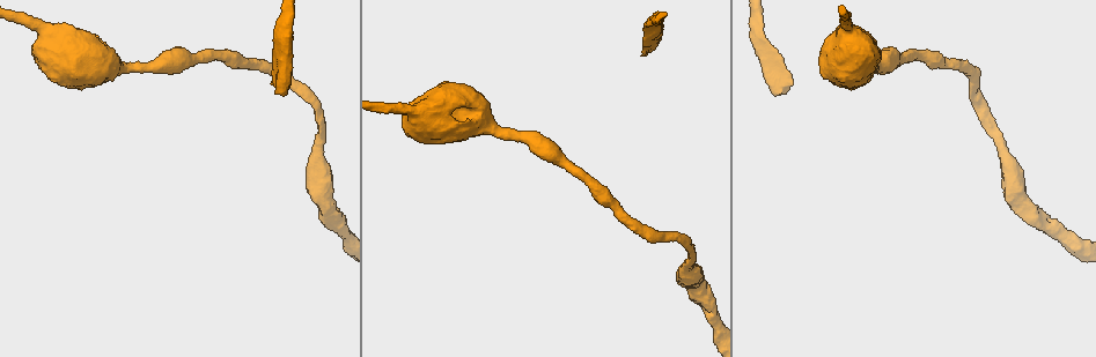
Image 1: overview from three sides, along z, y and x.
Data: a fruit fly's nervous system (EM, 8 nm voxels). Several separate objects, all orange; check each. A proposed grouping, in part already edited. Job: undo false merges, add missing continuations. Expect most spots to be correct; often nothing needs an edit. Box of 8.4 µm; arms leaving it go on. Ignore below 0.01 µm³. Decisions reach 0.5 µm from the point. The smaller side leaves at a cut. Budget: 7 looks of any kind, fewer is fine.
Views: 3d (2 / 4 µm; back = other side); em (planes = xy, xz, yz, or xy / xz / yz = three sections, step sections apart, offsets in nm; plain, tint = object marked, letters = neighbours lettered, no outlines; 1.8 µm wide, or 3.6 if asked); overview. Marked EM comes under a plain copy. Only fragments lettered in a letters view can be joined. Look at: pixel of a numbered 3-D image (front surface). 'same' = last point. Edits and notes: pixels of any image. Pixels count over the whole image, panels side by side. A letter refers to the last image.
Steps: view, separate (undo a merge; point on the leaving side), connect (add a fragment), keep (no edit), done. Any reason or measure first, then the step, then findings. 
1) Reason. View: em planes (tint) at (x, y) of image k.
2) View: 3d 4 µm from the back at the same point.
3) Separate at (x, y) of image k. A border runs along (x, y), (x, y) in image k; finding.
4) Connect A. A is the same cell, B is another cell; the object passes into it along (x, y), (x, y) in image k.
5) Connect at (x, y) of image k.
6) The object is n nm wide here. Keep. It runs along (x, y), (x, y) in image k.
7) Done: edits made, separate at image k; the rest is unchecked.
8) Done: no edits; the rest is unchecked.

Sudden change in width. View: em xz step 8 (tint) at (518, 138) of image 1.

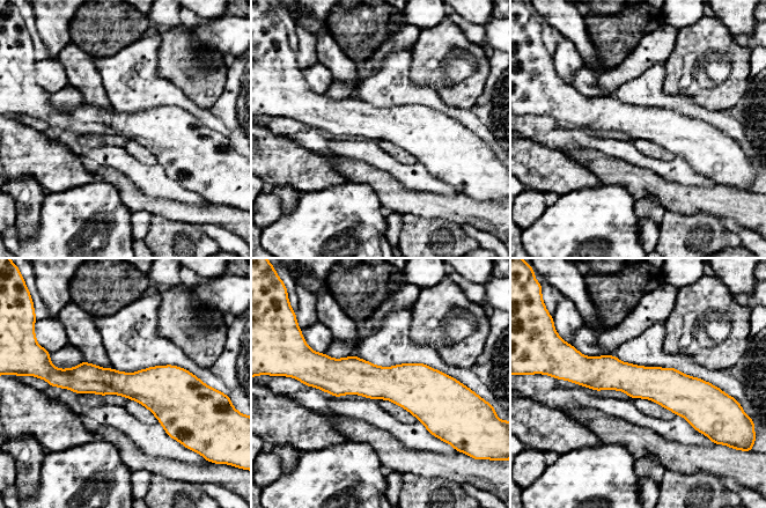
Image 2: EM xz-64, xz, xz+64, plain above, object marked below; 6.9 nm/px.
View: em yz step 4 (letters) at the same point.

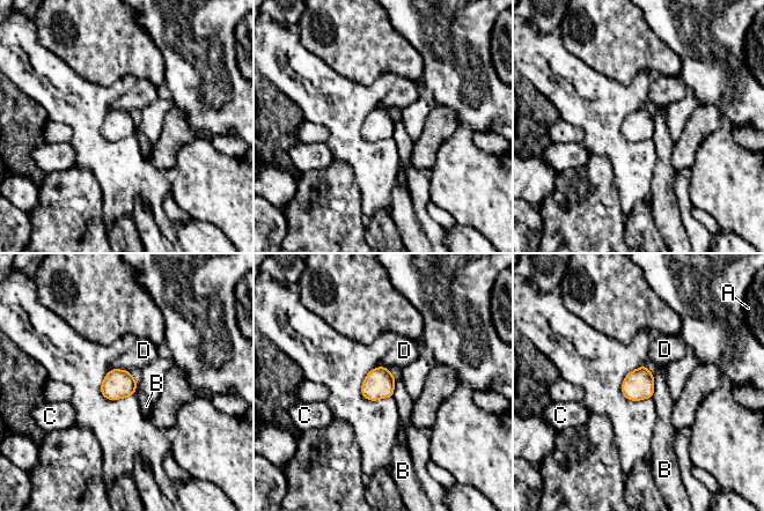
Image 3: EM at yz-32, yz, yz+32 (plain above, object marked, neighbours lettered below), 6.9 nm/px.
The object is 200 nm wide here. Keep. A, B, C and D are other cells; a border runs along (654, 375), (654, 393), (651, 397) in image 3; all the same cell.

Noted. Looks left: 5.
Stops while still wide. View: em 3.6 µm xy step 16 (tint) at (92, 50) of image 1.

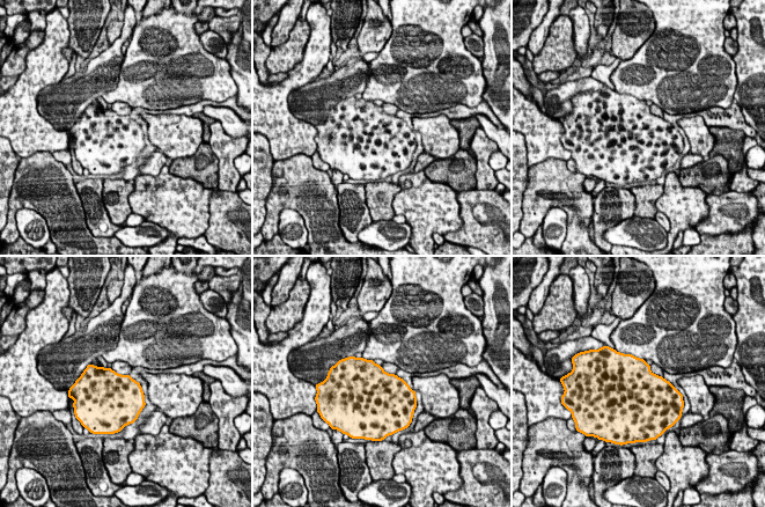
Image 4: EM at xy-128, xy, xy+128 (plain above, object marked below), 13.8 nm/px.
Another direction. View: em 3.6 µm planes (letters) at the same point.

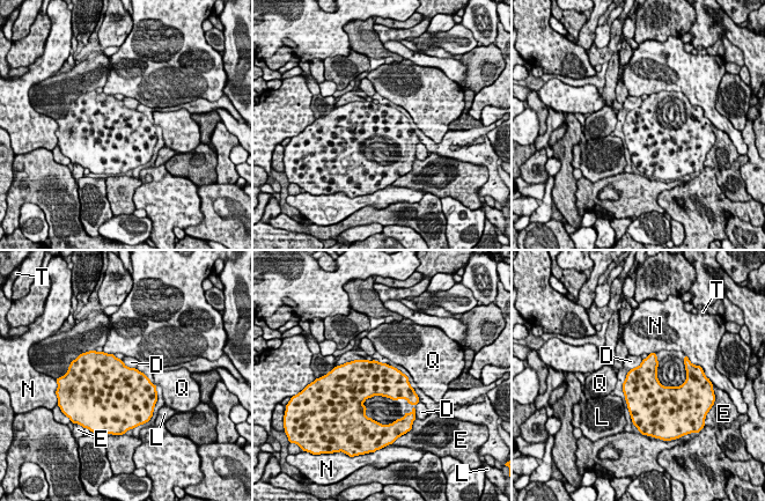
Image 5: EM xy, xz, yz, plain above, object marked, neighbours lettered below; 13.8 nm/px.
Keep. D, E, L, N, Q and T are other cells; a border runs along (642, 360), (638, 366), (629, 370) in image 5; none of them fits.

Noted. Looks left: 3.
Branch stops here. View: em yz step 4 (tint) at (792, 84) of image 1.

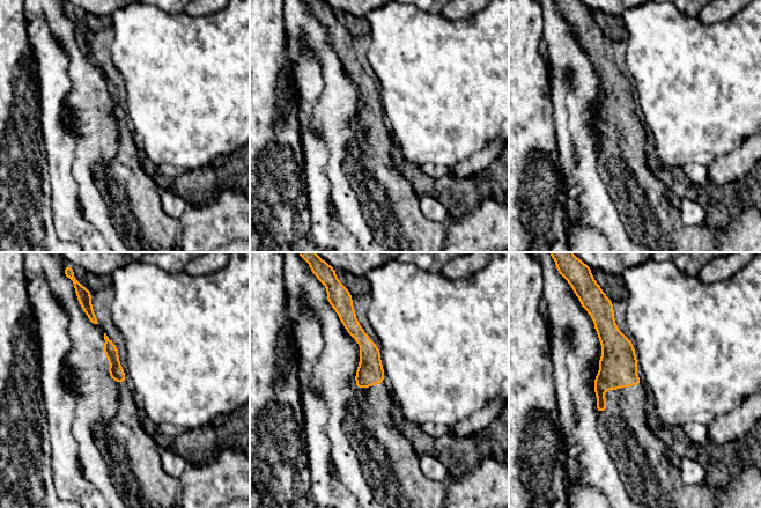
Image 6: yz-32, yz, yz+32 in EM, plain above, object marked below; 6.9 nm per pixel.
Another direction. View: em planes (letters) at the same point.

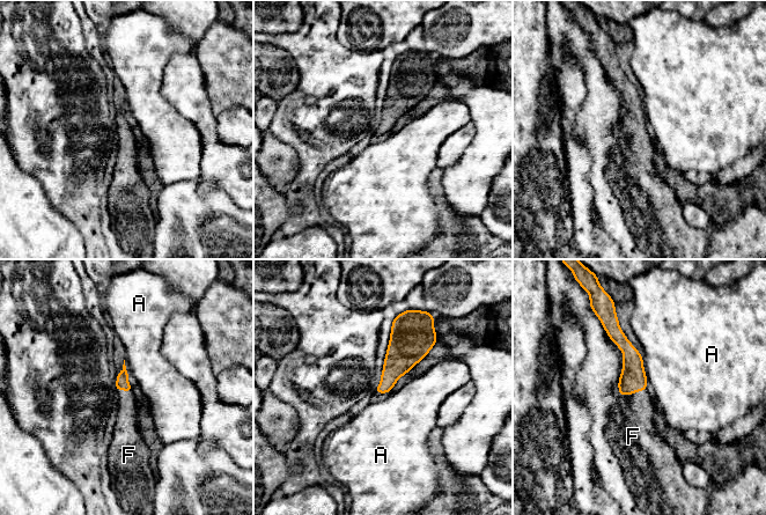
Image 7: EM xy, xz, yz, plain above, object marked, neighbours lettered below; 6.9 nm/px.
Connect F. F is the same cell, A is another cell; the object passes into it along (633, 379), (633, 392), (635, 428) in image 7; it goes on there.

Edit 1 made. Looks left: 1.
Done: edits made, connect at image 7; the rest is unchecked.

